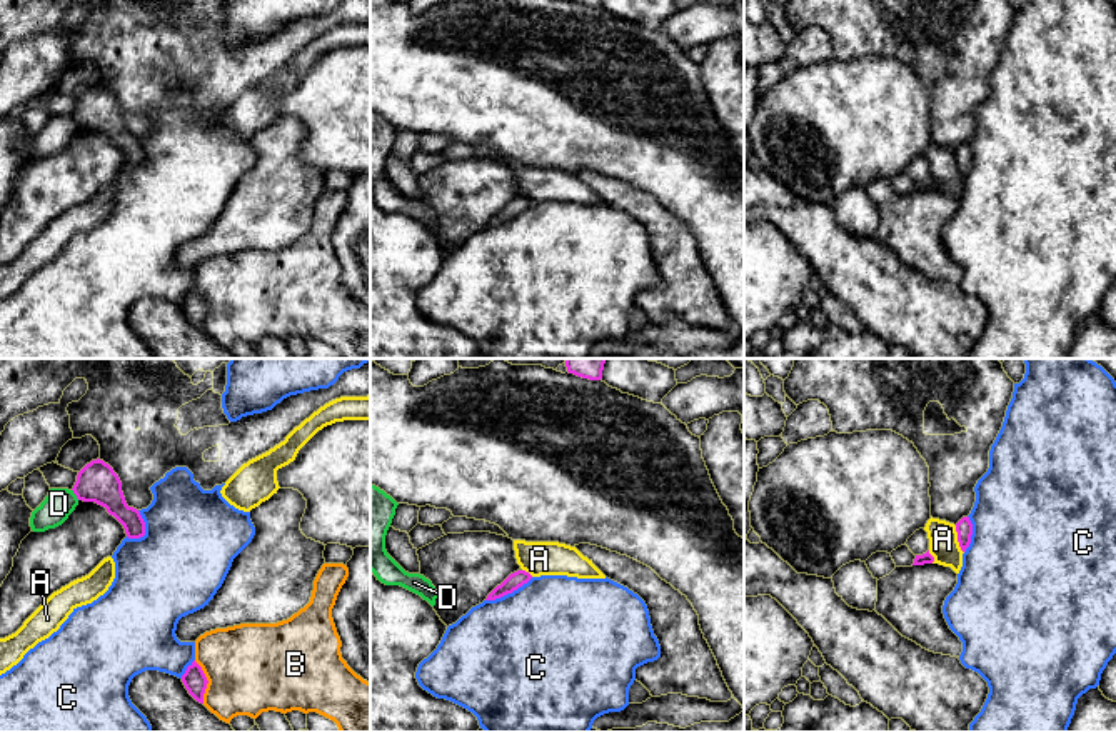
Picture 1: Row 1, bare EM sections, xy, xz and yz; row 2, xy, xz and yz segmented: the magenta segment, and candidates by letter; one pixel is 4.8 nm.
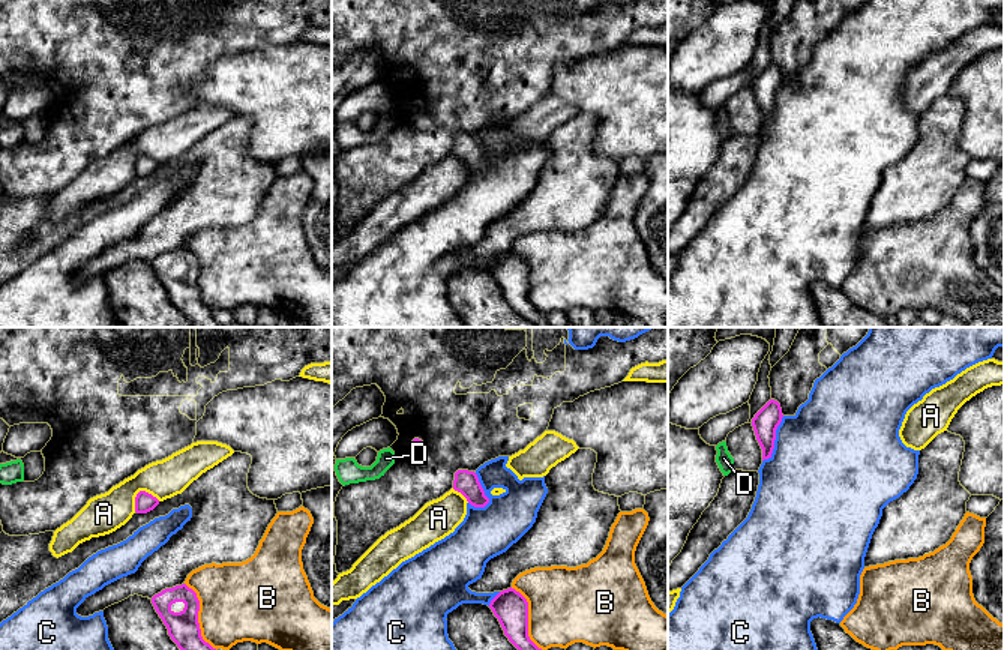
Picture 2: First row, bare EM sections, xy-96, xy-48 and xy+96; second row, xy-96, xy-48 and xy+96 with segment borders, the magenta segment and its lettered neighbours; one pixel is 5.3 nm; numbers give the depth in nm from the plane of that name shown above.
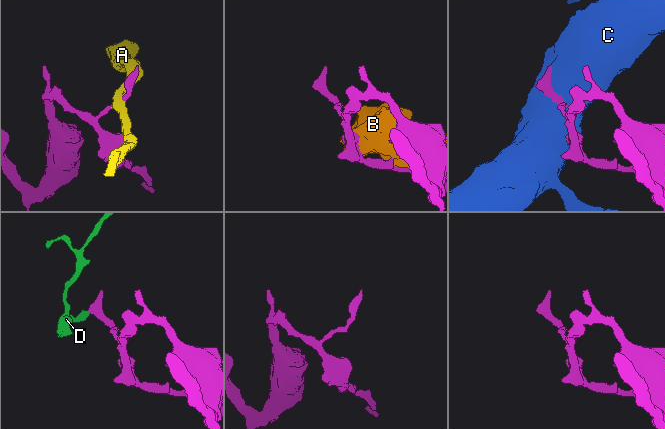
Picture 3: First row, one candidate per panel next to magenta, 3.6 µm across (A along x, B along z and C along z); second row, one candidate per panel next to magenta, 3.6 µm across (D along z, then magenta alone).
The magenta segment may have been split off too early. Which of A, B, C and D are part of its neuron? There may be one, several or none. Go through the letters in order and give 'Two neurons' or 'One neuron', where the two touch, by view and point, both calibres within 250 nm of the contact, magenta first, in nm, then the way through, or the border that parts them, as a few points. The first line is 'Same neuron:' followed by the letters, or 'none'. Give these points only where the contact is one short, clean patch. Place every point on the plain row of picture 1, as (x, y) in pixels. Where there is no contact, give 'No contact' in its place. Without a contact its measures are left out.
Same neuron: none
A: Two neurons. Touches magenta at yz (958, 165). Thickness 80 nm (magenta) against 140 nm. Boundary: yz (955, 152), (958, 172), (963, 179)
B: Two neurons. Touches magenta at xy (207, 309). Thickness 120 nm (magenta) against 440 nm
C: Two neurons. Touches magenta at xz (509, 219). Thickness 80 nm (magenta) against 500 nm
D: Two neurons. Touches magenta at xy (74, 119). Thickness 190 nm (magenta) against 150 nm. Boundary: xy (72, 115), (79, 125)

